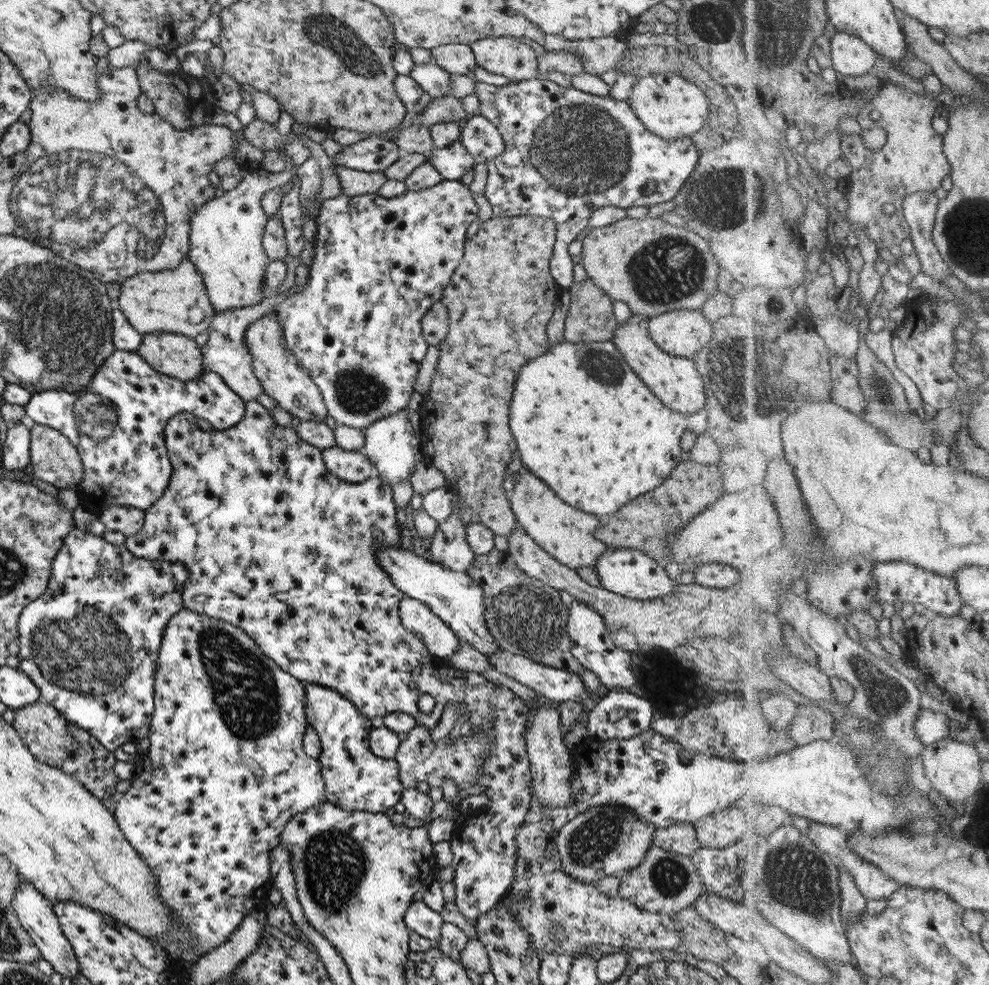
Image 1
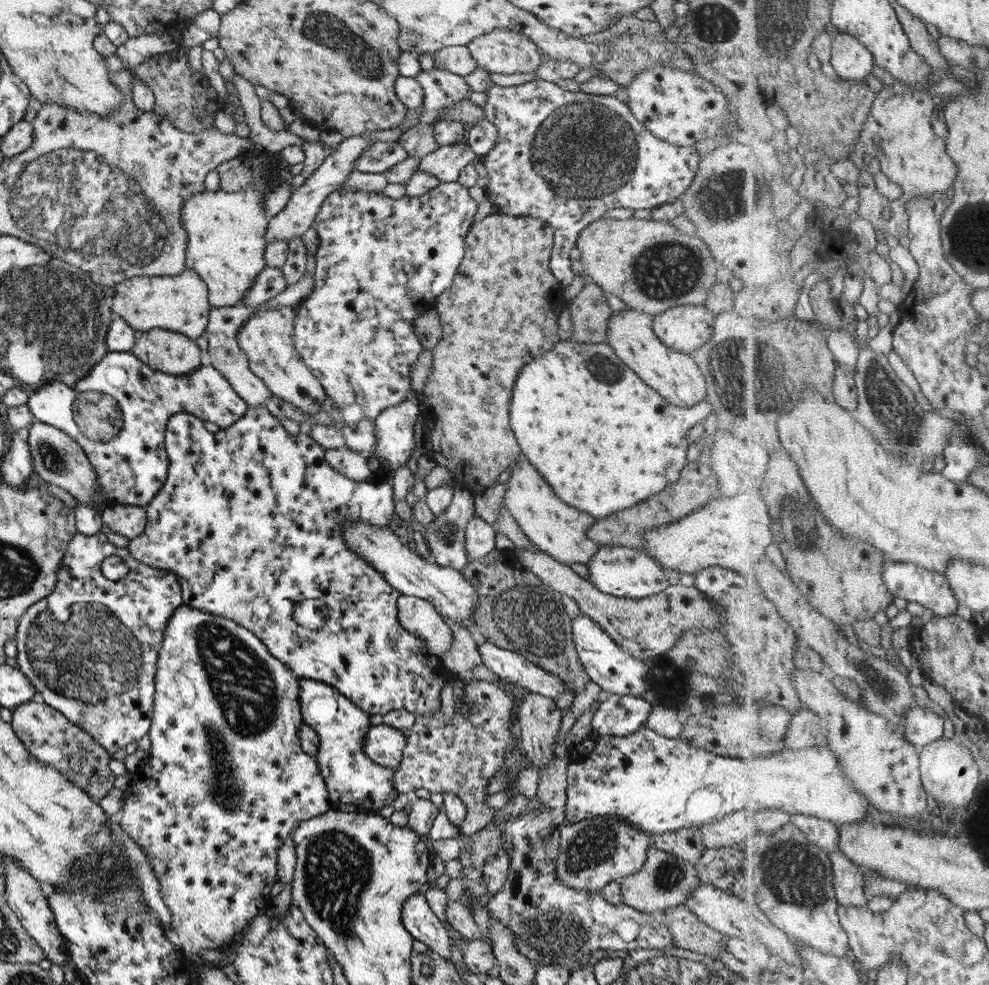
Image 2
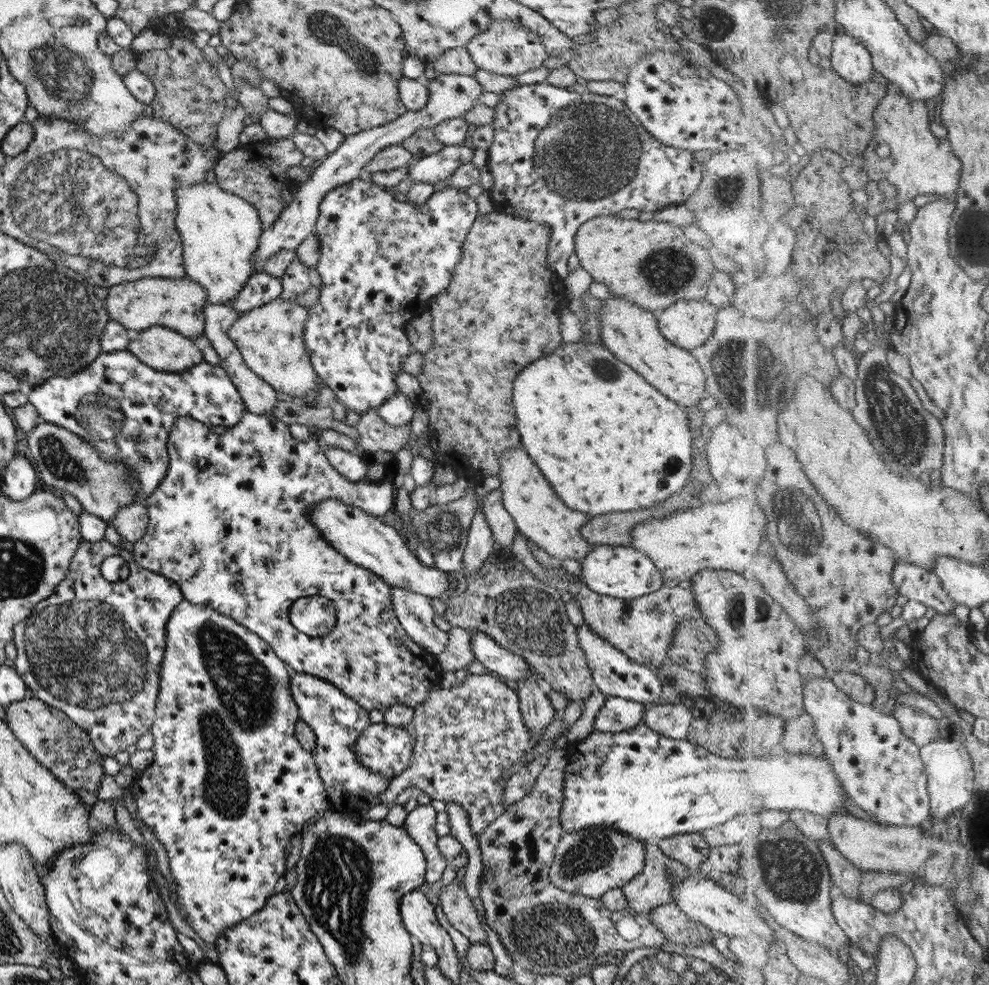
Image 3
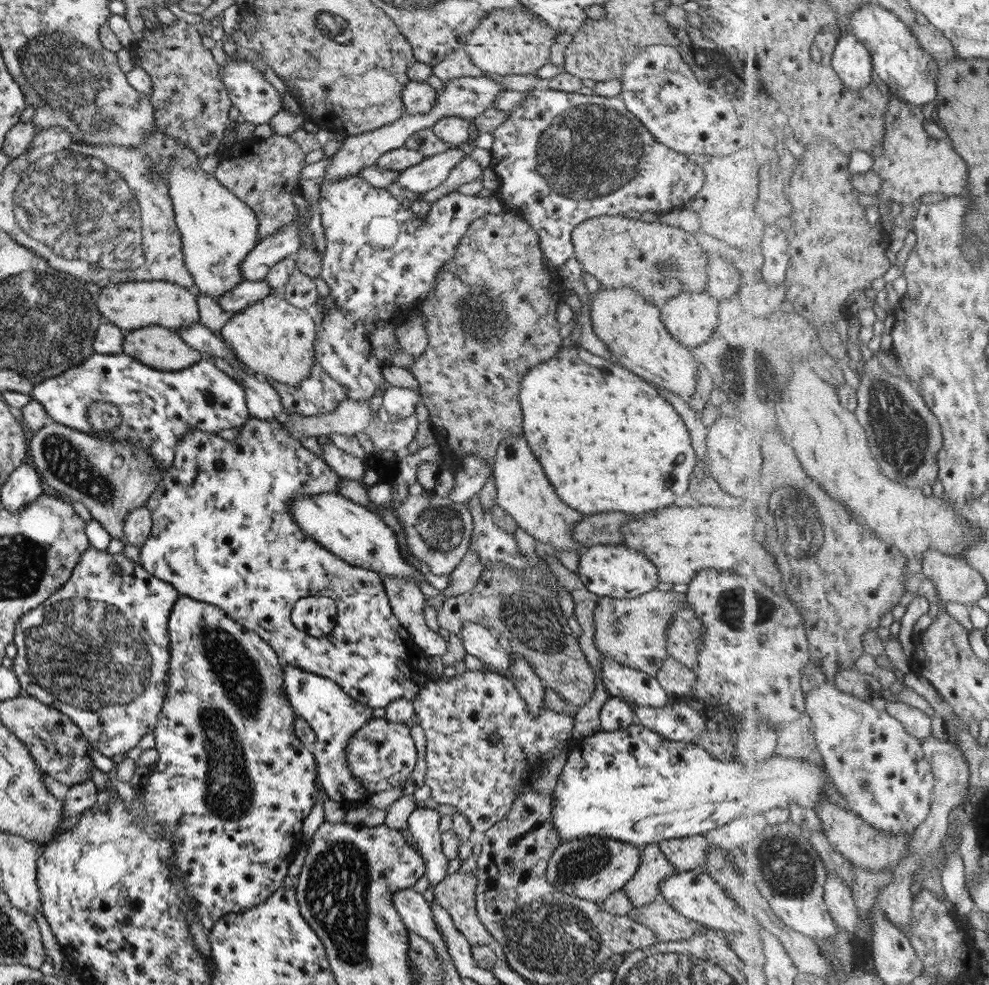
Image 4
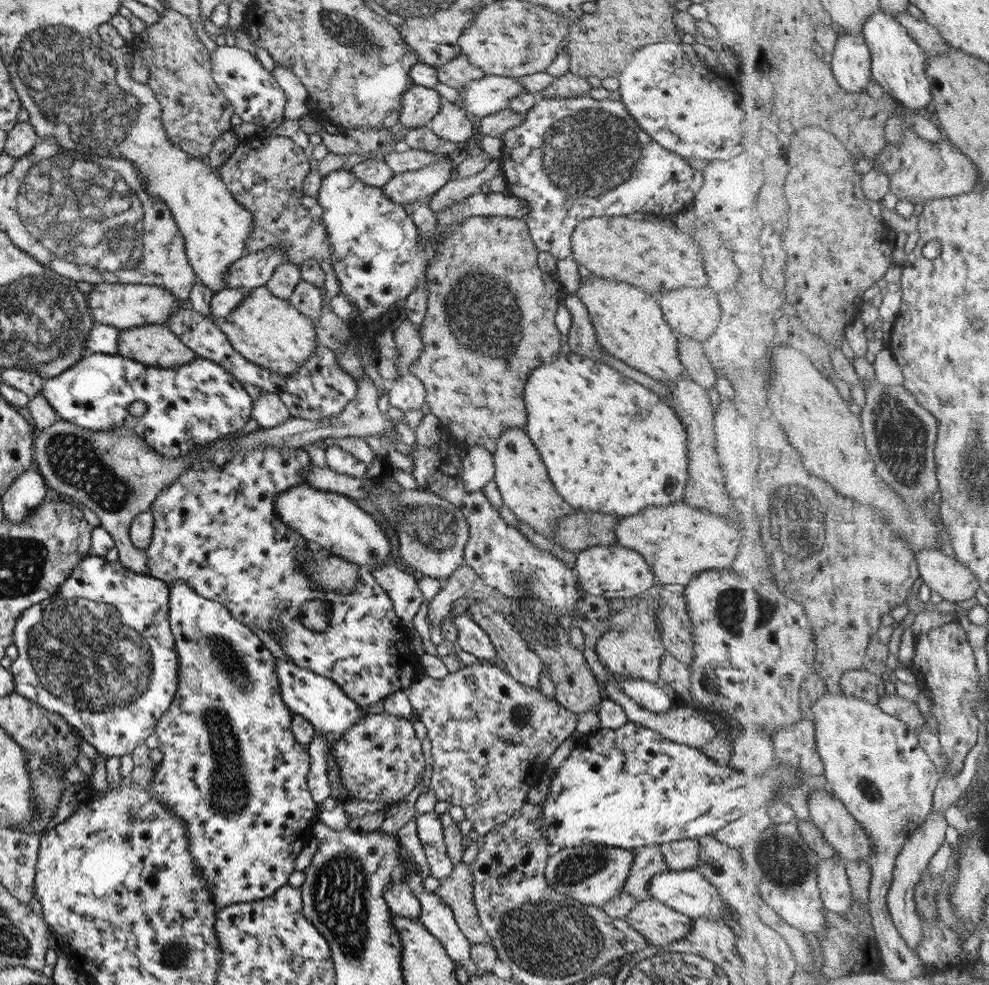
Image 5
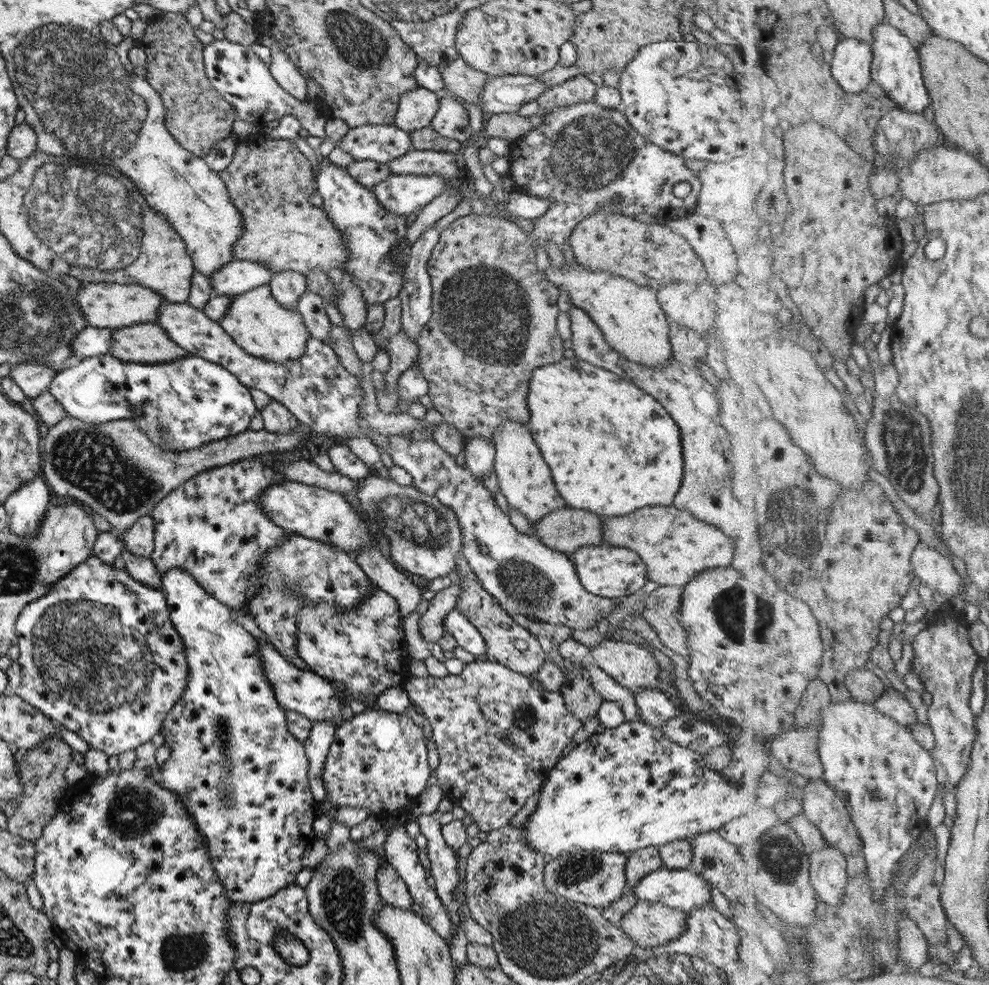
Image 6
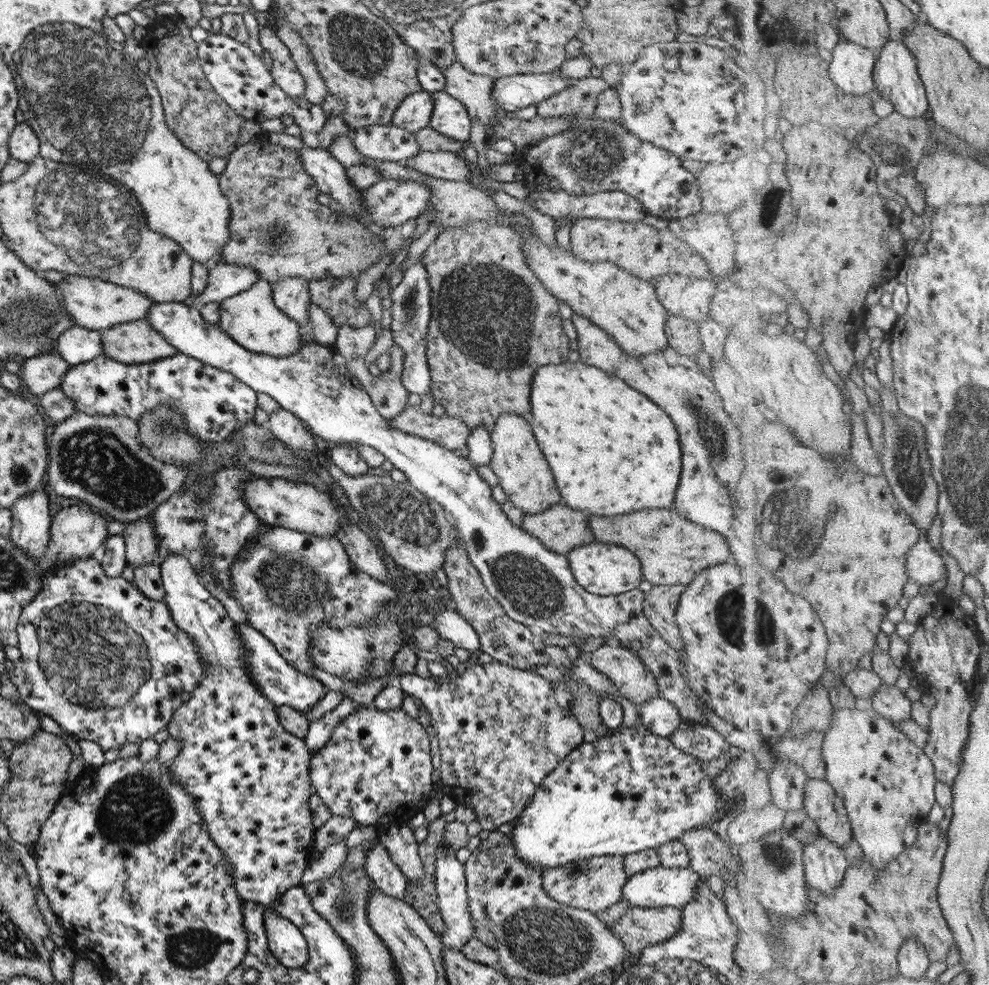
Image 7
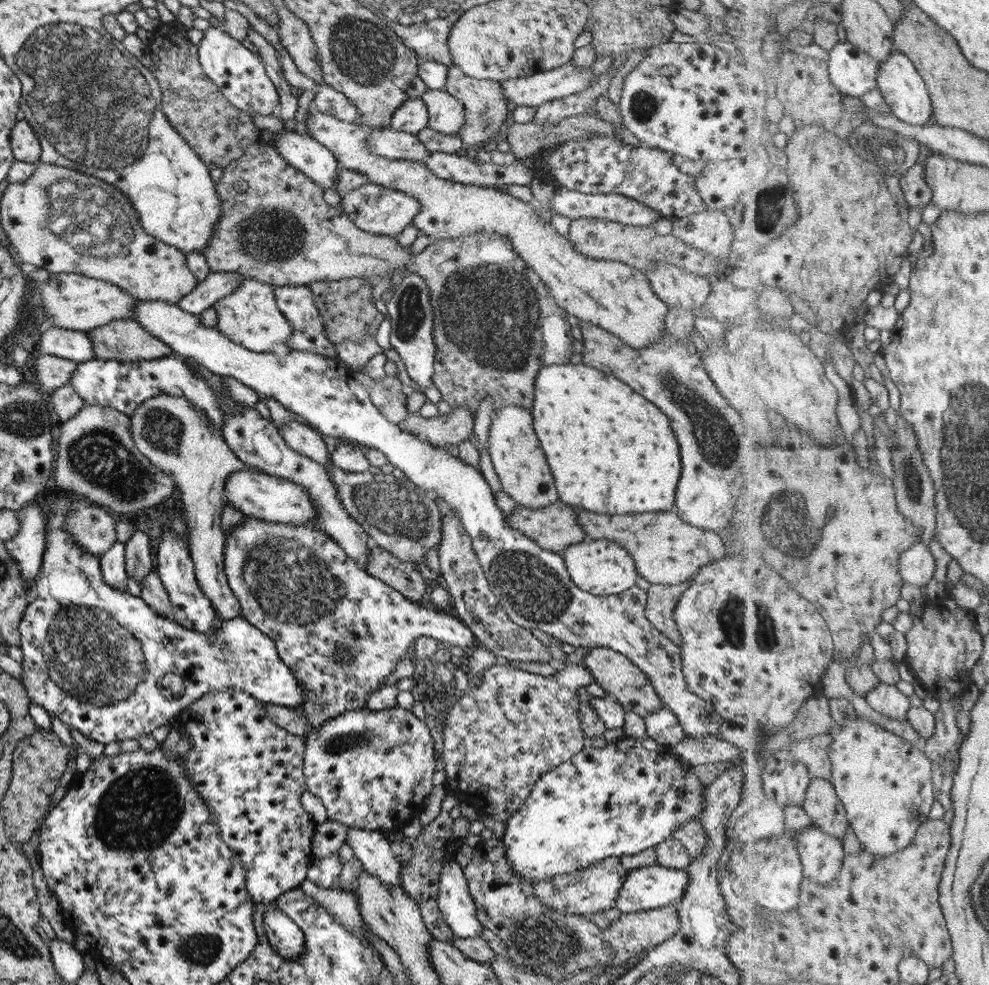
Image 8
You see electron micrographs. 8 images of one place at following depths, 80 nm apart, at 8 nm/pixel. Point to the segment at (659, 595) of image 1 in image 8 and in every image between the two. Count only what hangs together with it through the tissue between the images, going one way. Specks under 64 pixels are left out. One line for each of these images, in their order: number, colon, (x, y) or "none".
2: (622, 572)
3: (621, 572)
4: (614, 571)
5: (612, 572)
6: (606, 571)
7: (603, 569)
8: (600, 567)

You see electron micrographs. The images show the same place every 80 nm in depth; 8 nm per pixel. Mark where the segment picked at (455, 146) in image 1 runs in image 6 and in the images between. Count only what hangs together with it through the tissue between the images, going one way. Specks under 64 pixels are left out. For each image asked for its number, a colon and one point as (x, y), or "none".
2: (445, 163)
3: (435, 167)
4: (433, 170)
5: (412, 186)
6: (403, 193)

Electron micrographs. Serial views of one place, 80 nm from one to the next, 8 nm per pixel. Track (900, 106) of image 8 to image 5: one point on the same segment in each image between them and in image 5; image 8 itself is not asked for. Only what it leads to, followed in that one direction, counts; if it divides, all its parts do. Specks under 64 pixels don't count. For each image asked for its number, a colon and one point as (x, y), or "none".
5: (899, 62)
6: (897, 68)
7: (897, 77)

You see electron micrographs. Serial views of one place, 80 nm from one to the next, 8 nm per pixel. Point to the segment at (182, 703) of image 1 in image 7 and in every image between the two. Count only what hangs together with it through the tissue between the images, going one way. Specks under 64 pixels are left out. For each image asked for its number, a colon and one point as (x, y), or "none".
2: (225, 781)
3: (224, 821)
4: (232, 784)
5: (231, 770)
6: (238, 771)
7: (248, 777)

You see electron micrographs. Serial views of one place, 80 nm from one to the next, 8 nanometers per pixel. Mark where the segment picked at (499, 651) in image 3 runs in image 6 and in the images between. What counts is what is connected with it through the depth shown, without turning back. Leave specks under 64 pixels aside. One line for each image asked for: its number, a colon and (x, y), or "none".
4: (477, 641)
5: (470, 638)
6: (454, 623)

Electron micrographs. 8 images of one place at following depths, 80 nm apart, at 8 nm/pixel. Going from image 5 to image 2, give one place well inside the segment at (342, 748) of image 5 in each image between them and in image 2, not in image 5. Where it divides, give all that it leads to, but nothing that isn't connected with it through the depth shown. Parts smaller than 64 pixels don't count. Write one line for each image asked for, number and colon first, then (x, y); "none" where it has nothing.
2: (382, 744)
3: (385, 749)
4: (380, 754)

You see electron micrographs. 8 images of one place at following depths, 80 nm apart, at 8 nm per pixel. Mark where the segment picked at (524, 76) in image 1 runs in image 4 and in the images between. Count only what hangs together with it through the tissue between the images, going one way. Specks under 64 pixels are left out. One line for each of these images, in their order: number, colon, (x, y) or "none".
2: (501, 51)
3: (507, 48)
4: (504, 41)

